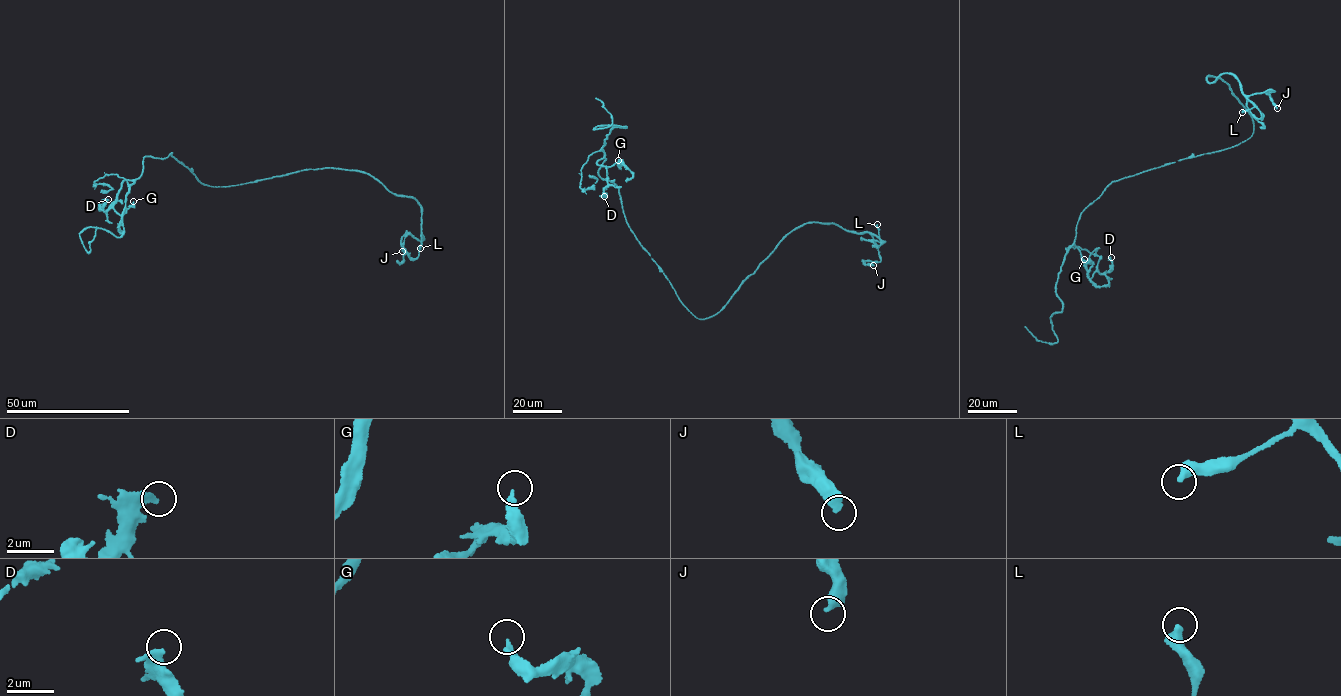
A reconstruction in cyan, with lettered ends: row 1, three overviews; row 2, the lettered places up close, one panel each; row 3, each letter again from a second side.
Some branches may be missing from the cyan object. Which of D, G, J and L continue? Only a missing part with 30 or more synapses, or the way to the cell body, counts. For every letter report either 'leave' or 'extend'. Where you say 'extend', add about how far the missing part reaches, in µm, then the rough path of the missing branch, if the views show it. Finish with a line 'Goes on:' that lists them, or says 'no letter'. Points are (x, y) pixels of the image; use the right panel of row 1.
D: leave
G: leave
J: leave
L: leave
Goes on: no letter

